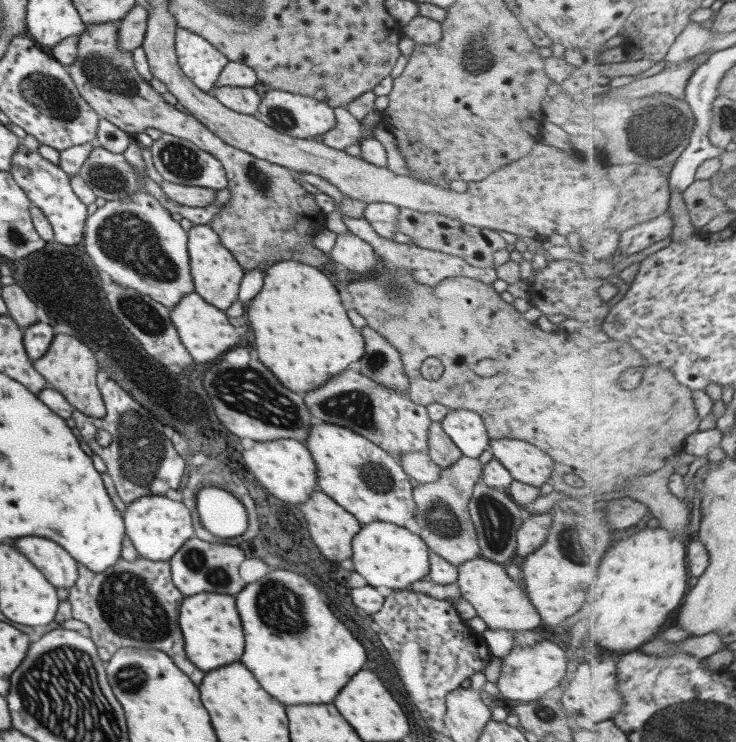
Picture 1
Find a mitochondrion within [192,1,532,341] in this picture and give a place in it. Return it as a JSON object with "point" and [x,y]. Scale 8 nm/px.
{"point":[477,55]}

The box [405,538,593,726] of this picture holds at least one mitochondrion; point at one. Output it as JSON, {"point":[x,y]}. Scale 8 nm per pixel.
{"point":[545,713]}

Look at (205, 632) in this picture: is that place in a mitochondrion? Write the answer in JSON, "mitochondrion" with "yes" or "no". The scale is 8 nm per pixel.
{"mitochondrion":"no"}

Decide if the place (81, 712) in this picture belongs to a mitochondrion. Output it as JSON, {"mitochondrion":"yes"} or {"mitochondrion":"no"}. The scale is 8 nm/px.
{"mitochondrion":"yes"}

